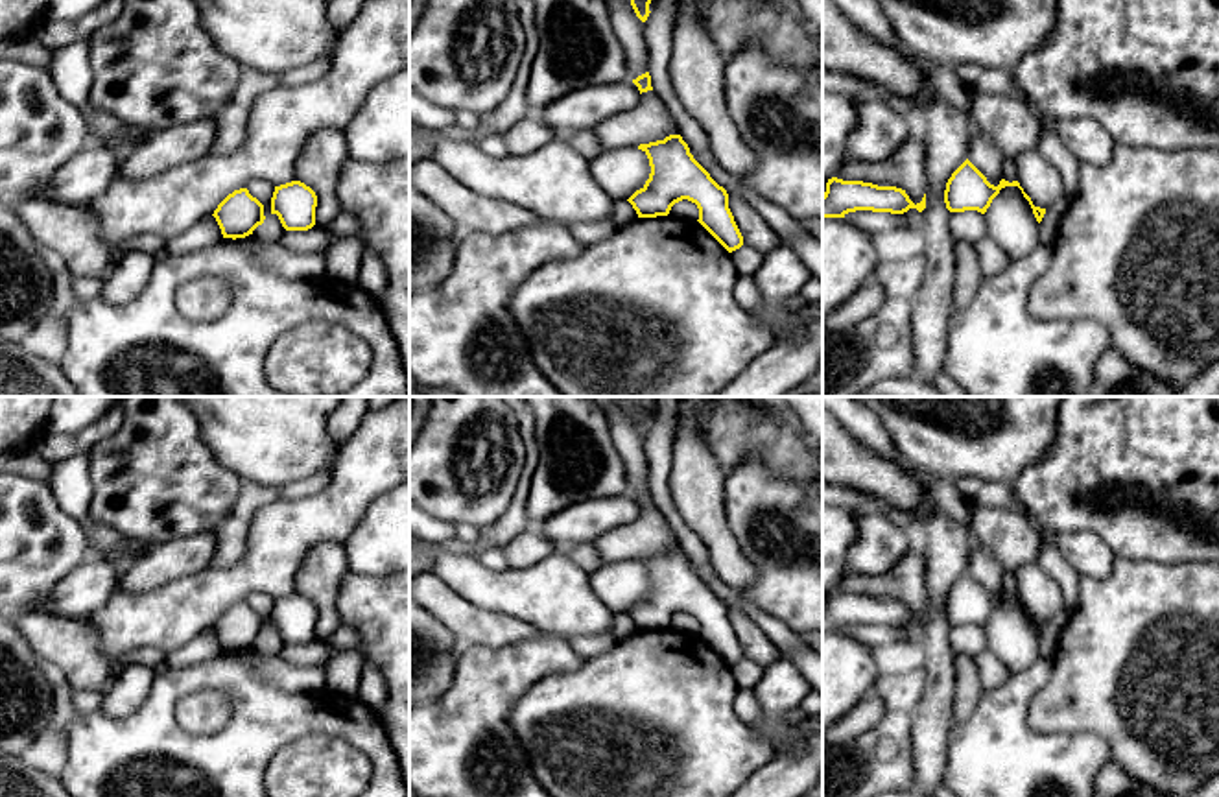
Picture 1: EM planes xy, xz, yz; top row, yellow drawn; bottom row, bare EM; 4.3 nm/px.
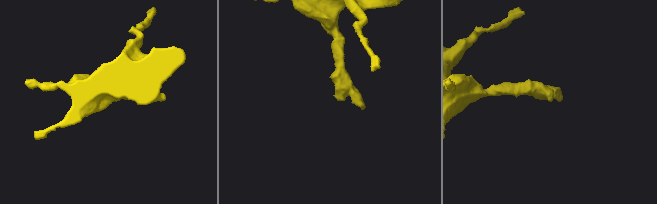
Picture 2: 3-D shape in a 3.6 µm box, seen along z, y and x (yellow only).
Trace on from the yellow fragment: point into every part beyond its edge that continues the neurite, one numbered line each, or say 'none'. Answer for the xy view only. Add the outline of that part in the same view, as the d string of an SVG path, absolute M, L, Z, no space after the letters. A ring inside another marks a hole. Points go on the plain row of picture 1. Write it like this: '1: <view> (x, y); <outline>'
none

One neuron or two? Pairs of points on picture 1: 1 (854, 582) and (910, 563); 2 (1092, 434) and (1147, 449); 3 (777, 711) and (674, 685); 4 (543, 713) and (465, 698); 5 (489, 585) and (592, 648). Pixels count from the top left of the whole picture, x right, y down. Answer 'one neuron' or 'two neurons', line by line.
1: one neuron
2: one neuron
3: two neurons
4: two neurons
5: two neurons

